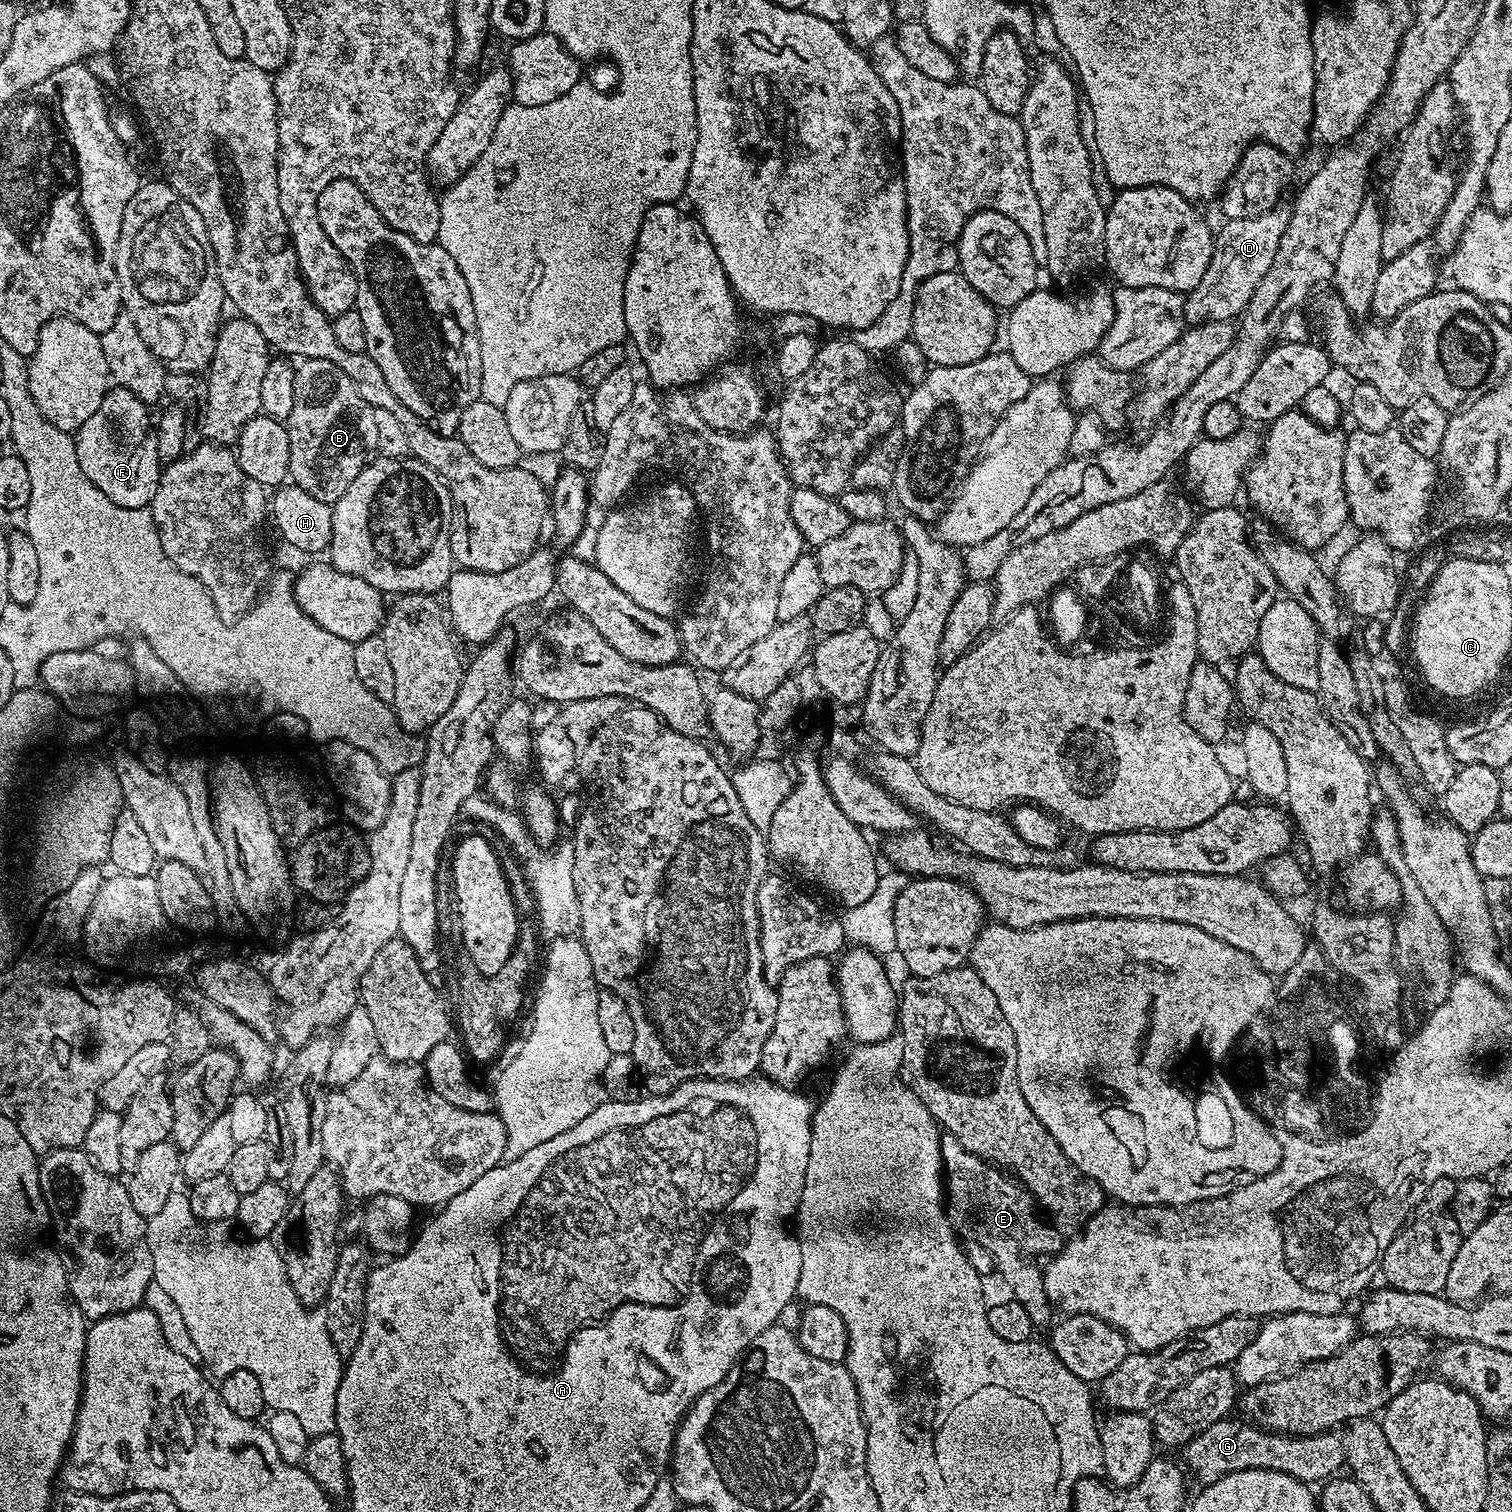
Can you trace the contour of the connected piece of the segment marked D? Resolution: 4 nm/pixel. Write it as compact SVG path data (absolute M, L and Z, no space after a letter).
M1281 202L1258 214L1254 218L1229 220L1214 236L1215 247L1212 249L1210 266L1202 274L1202 282L1193 292L1187 293L1184 301L1185 321L1193 325L1203 324L1209 320L1235 321L1246 310L1258 282L1262 282L1266 270L1274 263L1274 254L1278 254L1278 242L1286 234L1286 222L1290 222L1291 207Z

